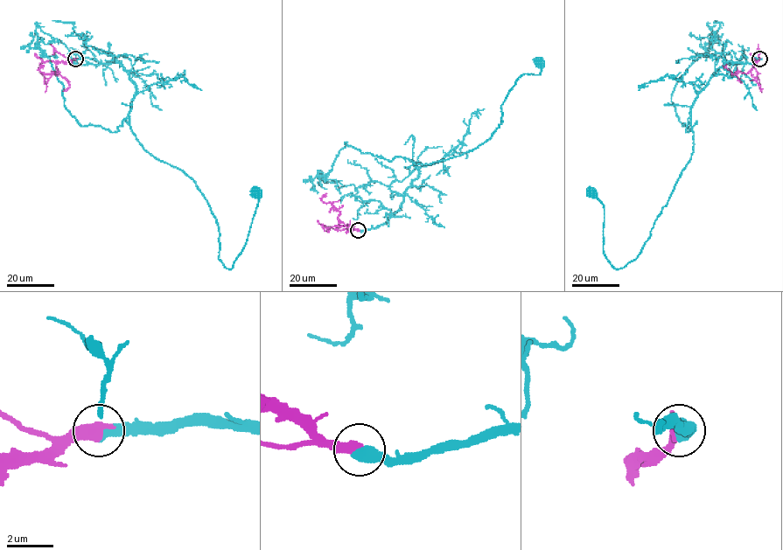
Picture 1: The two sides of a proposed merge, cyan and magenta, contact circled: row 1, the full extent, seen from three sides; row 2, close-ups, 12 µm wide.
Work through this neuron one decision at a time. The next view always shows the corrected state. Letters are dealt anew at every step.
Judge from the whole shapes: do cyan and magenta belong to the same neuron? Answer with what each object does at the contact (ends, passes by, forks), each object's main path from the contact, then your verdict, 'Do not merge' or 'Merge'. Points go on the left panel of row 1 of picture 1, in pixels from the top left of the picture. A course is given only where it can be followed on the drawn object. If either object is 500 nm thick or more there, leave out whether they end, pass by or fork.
Course of cyan: (75, 59), (121, 62), (136, 92), (130, 130), (194, 182), (227, 268), (256, 192). Course of magenta: (75, 59), (59, 62), (57, 73), (41, 73), (38, 69), (44, 66). Merge

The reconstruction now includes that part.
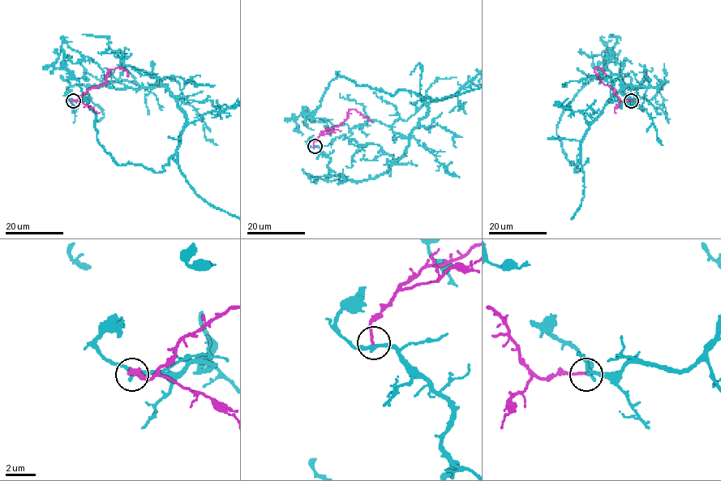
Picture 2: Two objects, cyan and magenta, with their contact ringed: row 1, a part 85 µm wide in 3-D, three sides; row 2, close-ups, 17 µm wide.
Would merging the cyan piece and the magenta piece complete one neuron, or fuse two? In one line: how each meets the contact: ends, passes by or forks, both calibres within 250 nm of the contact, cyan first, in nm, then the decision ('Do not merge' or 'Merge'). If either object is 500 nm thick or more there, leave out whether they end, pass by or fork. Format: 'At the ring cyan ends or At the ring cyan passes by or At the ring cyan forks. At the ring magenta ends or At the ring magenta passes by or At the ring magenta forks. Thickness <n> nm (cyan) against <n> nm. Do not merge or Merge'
At the ring cyan passes by. At the ring magenta ends. Thickness 280 nm (cyan) against 190 nm. Do not merge

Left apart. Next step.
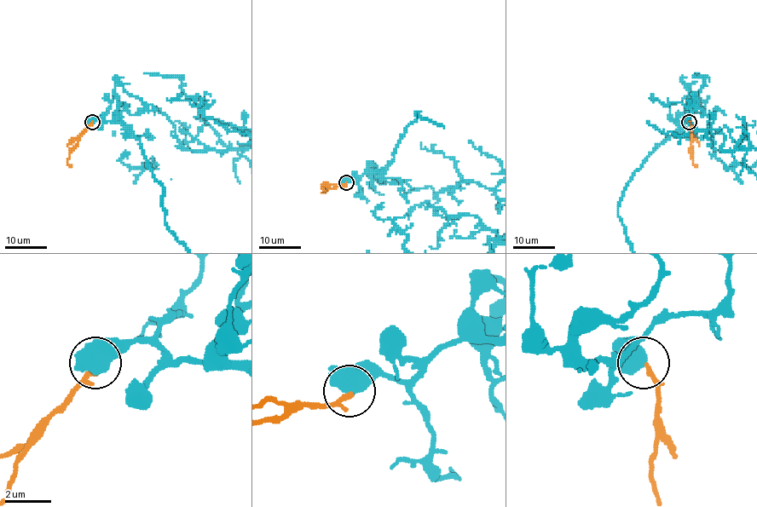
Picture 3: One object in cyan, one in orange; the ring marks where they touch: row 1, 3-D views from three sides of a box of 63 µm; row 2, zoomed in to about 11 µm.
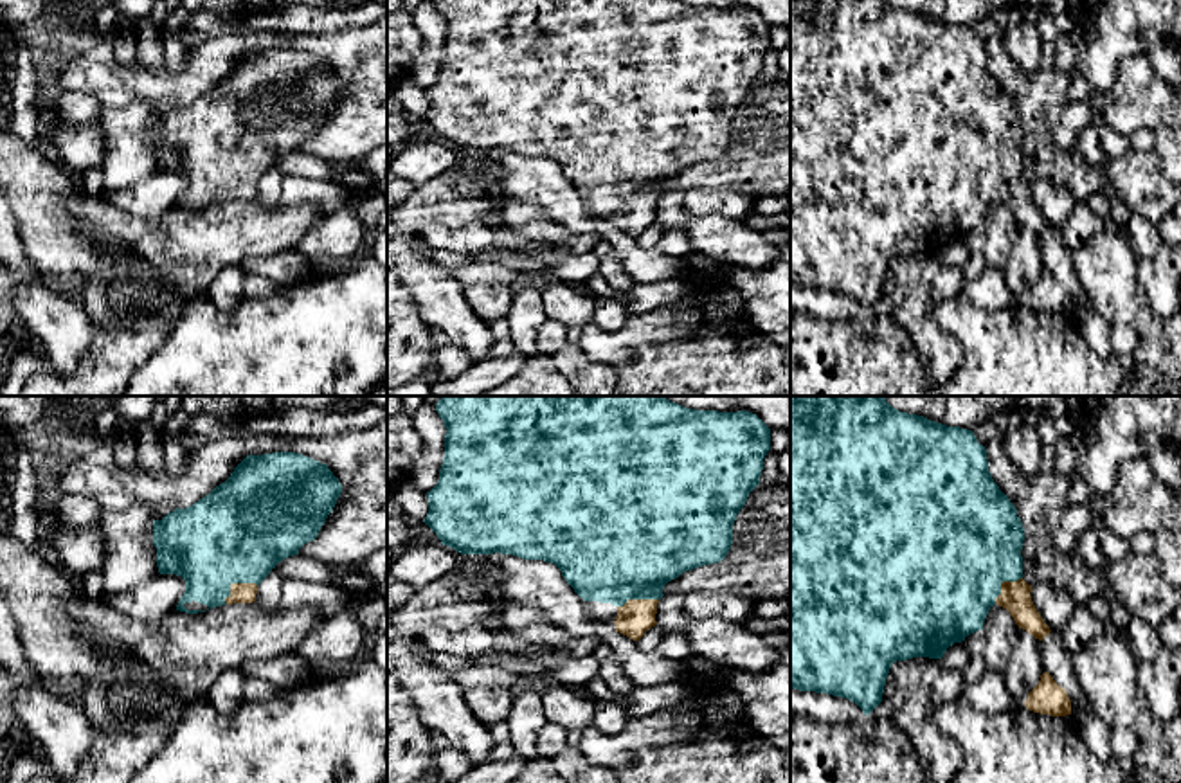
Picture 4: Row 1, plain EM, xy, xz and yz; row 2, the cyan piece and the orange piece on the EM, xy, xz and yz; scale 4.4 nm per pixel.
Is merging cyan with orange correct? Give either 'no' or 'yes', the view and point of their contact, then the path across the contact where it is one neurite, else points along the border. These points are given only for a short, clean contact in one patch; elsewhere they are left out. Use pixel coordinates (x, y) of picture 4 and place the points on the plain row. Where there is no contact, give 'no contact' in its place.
yes; contact xy (234, 179); way xy (243, 125), (234, 179), (240, 189)

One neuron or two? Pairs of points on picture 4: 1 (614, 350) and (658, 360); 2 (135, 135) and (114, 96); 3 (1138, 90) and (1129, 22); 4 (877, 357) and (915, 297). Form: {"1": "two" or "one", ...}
{"1": "one", "2": "two", "3": "two", "4": "two"}

